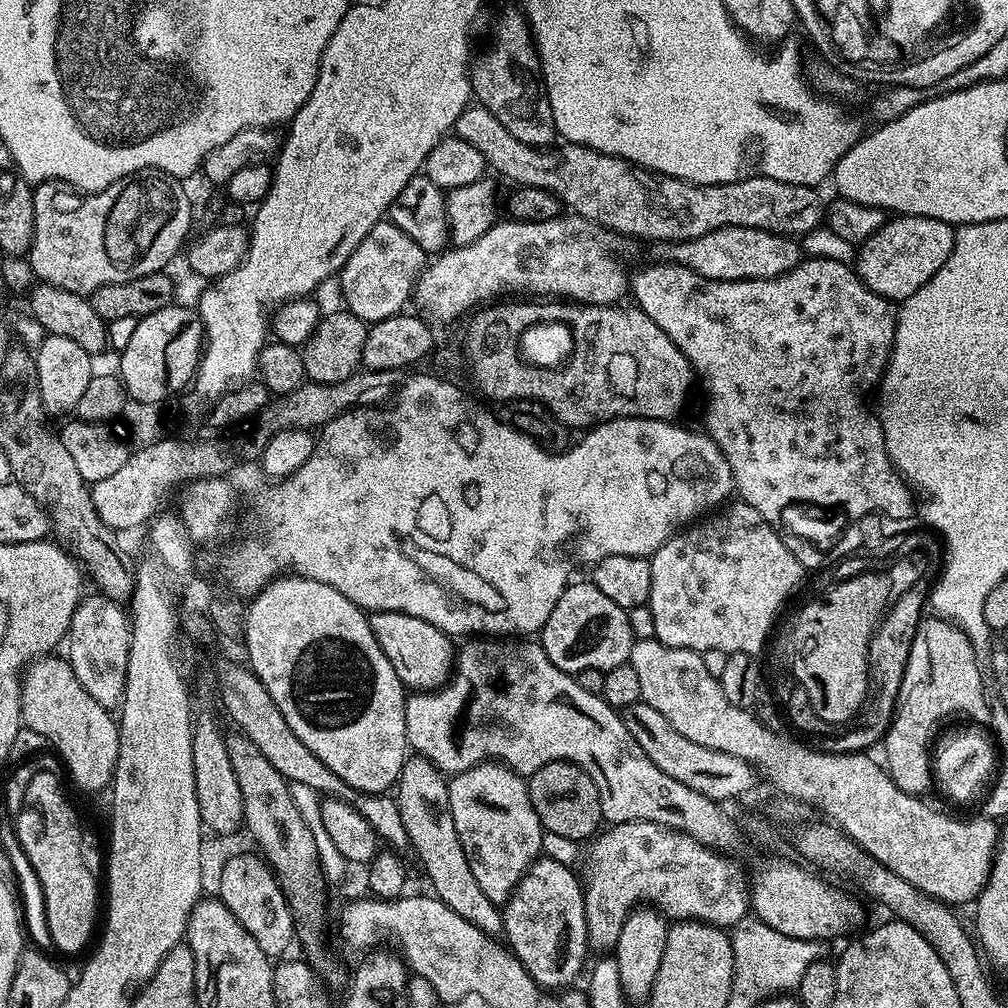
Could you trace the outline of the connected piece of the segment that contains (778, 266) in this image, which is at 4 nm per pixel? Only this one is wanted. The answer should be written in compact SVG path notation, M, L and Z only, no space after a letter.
M723 228L702 238L682 240L675 245L675 263L710 280L769 280L795 268L802 259L802 248L795 239L753 228Z

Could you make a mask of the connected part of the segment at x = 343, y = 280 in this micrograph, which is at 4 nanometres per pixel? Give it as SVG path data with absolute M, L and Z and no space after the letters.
M391 222L375 224L358 242L338 273L340 292L344 295L343 307L371 326L379 320L397 315L404 303L413 299L416 280L426 267L426 254L398 225Z

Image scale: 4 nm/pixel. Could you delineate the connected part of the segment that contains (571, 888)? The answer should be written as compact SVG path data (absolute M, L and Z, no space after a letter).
M546 856L539 857L535 863L528 868L527 872L520 879L520 884L512 891L512 896L506 901L502 908L502 915L504 917L504 931L503 937L506 939L507 947L510 949L513 956L517 956L520 960L521 966L530 974L530 978L534 978L534 982L539 984L545 990L564 990L572 984L580 976L580 971L584 968L584 959L590 953L590 945L588 943L588 923L586 922L586 906L584 905L584 890L582 887L581 877L575 876L574 873L562 862L554 858L546 858Z

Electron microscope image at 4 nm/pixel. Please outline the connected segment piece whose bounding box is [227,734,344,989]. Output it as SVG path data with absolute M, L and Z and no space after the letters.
M243 734L235 735L229 735L227 742L230 766L234 766L238 790L242 790L246 832L248 828L249 834L256 839L261 848L259 851L263 859L280 881L280 889L288 899L293 917L296 919L296 936L299 943L301 940L305 950L308 951L307 959L318 973L319 979L329 989L336 988L344 976L344 968L324 949L320 928L312 921L320 912L320 882L322 883L318 846L314 846L314 834L310 834L310 826L306 826L302 814L298 814L298 806L292 797L289 781L263 757L262 751L254 746L254 742Z

